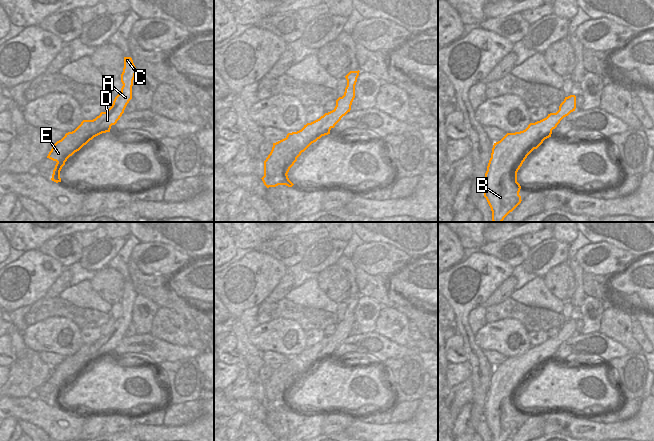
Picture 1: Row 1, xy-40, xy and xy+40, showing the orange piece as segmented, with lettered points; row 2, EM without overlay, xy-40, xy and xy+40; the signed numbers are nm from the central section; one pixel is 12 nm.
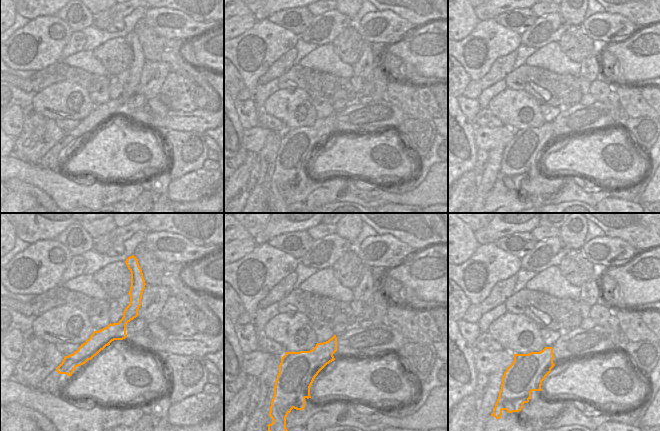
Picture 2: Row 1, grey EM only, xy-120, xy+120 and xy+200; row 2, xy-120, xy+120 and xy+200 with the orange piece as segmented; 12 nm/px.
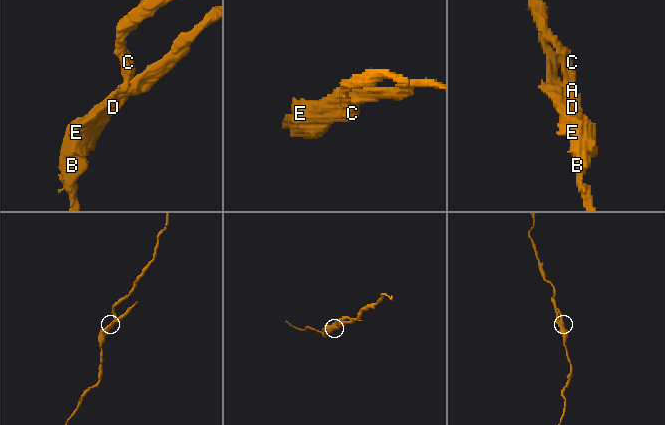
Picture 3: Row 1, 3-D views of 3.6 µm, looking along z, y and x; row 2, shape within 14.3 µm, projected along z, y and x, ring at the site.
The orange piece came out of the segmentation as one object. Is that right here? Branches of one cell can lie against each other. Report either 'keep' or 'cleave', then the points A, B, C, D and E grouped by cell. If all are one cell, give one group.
cleave; A B C D / E

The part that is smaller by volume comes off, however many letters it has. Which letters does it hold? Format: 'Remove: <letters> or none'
Remove: E

